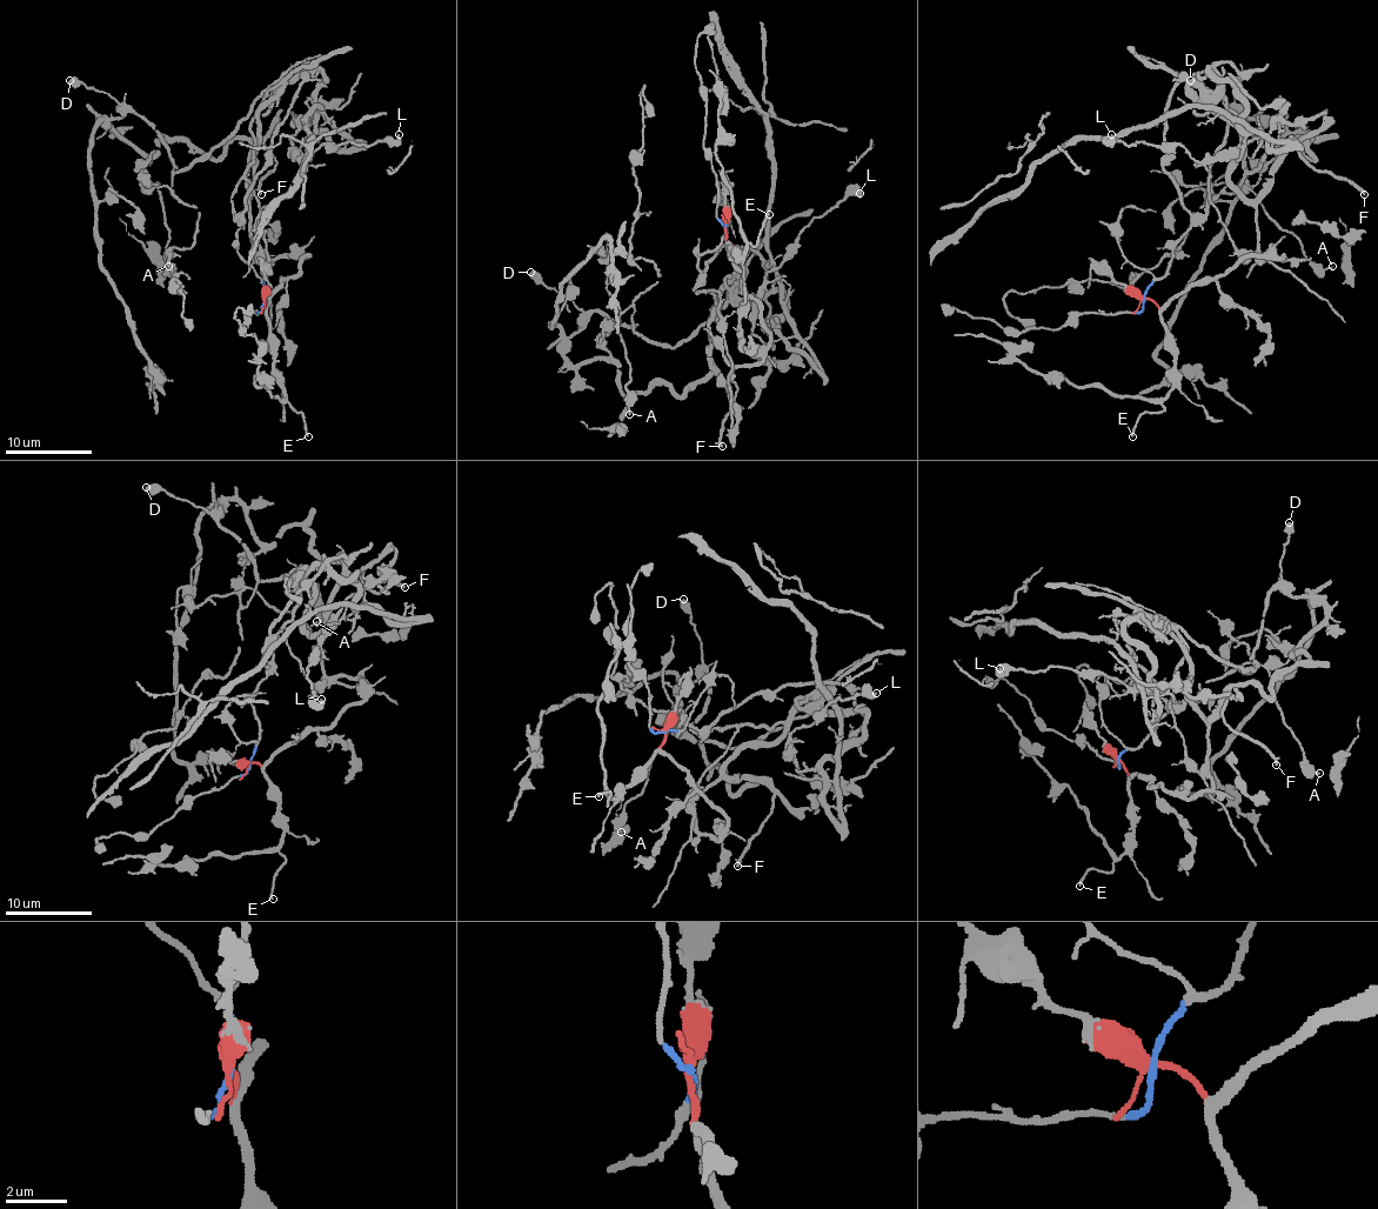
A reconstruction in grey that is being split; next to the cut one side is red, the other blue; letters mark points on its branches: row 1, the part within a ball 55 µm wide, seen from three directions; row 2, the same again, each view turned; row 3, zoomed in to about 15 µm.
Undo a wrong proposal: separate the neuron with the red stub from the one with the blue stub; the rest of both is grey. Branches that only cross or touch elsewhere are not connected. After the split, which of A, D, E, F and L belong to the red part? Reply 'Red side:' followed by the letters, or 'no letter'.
Red side: E, F, L

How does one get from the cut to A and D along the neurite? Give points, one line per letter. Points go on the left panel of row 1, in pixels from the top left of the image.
A: (263, 298), (238, 253), (232, 192), (253, 160), (253, 109), (173, 174), (173, 192), (158, 186), (168, 266)
D: (263, 298), (238, 253), (232, 192), (253, 160), (255, 112), (178, 171), (147, 122), (69, 79)

